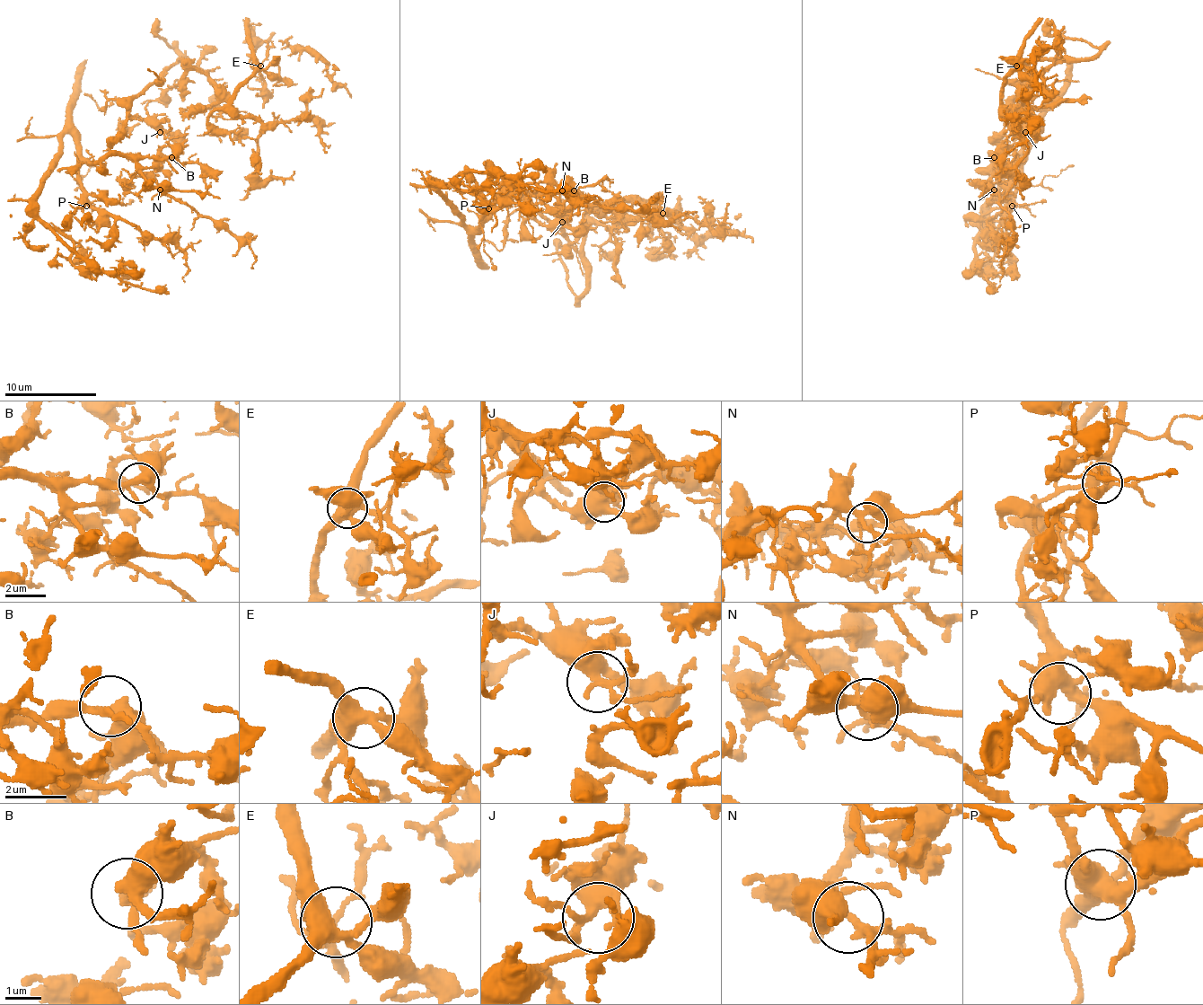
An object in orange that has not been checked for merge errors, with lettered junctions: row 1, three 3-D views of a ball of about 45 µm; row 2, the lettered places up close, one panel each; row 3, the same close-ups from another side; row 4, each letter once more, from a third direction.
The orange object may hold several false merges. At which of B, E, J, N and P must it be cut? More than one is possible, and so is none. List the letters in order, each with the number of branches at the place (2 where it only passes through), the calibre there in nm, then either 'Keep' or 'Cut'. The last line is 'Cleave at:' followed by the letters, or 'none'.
B: Branches: 4. Thickness 360 nm. Keep
E: Branches: 5. Thickness 440 nm. Keep
J: Branches: 4. Thickness 380 nm. Keep
N: Branches: 5. Thickness 260 nm. Keep
P: Branches: 7. Thickness 440 nm. Keep
Cleave at: none

